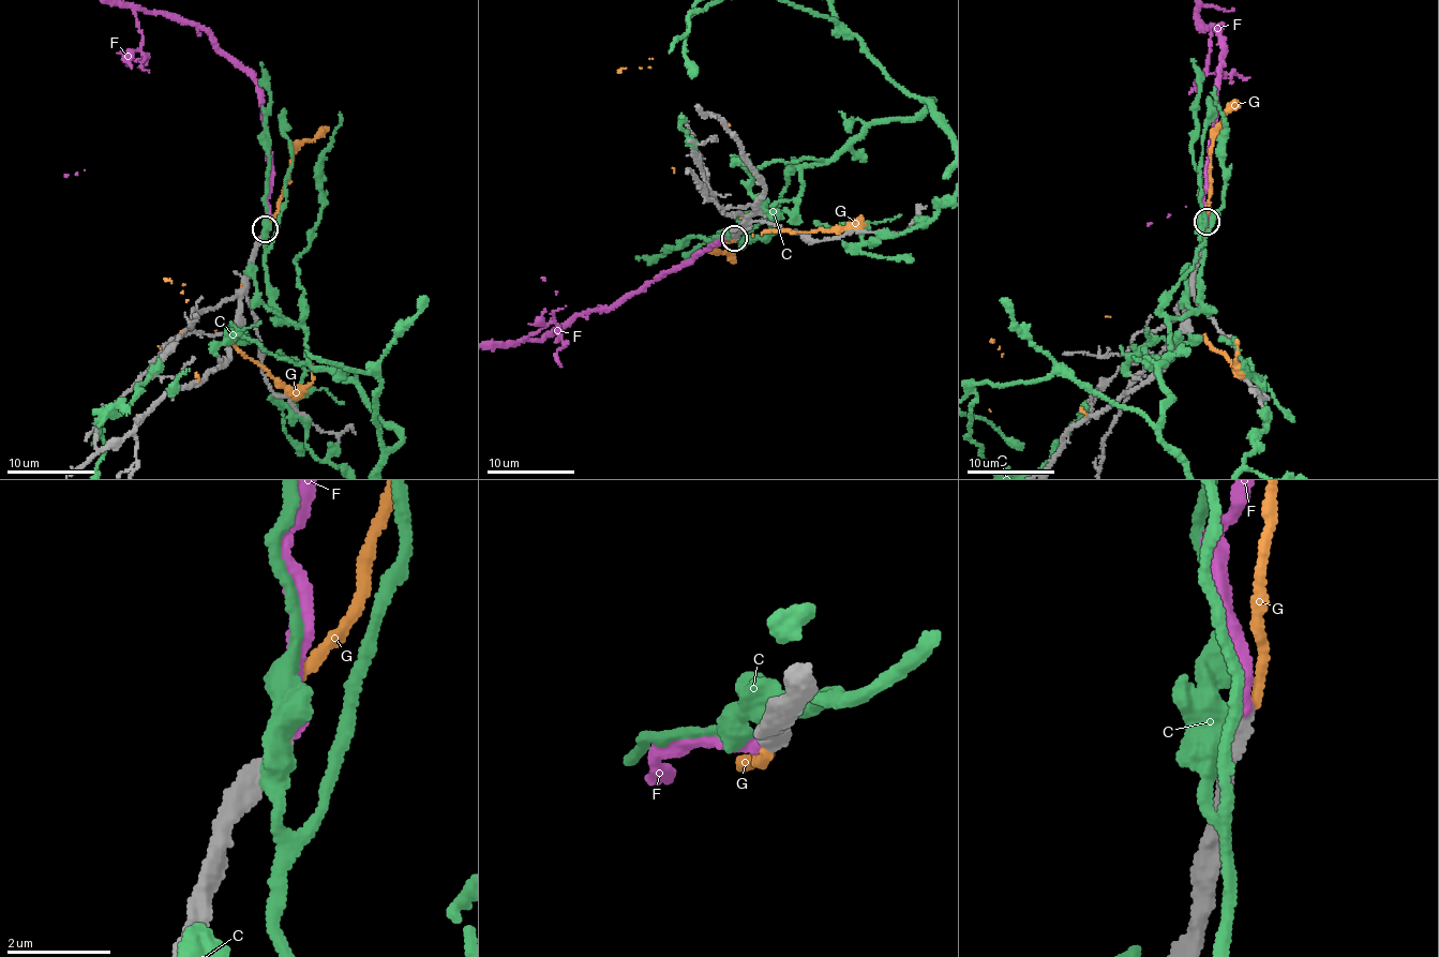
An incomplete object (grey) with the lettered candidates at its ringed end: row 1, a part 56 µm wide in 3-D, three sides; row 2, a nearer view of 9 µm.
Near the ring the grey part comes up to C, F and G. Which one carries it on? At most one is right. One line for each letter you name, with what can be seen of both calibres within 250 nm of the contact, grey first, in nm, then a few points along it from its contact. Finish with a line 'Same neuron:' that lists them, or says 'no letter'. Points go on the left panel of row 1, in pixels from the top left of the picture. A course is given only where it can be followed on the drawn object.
Same neuron: no letter

